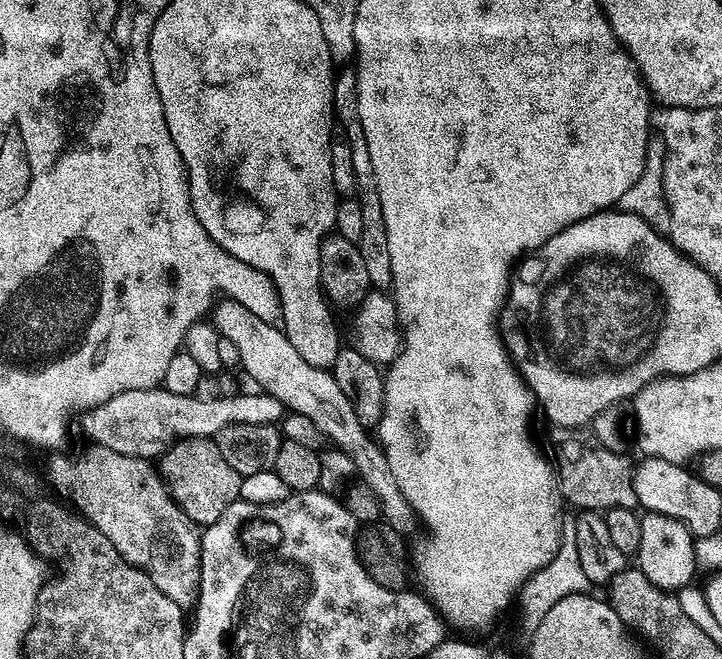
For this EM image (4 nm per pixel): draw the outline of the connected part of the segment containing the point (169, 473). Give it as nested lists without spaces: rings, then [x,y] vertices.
[[[190,436],[171,444],[159,457],[158,473],[168,495],[189,520],[197,526],[218,522],[222,514],[236,500],[240,499],[240,477],[222,458],[215,439],[207,436]]]

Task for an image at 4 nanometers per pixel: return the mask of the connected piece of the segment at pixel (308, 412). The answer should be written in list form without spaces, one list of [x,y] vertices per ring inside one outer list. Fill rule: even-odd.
[[[245,308],[229,309],[215,309],[212,320],[219,335],[233,342],[235,357],[238,356],[245,372],[258,382],[261,391],[278,398],[278,402],[282,402],[289,413],[297,412],[298,415],[305,416],[309,425],[320,430],[333,445],[338,446],[339,451],[346,453],[352,459],[355,475],[364,479],[361,480],[363,487],[369,488],[380,499],[383,523],[405,538],[411,537],[416,524],[418,526],[416,511],[412,509],[402,490],[398,490],[398,482],[394,482],[394,474],[390,470],[384,449],[373,437],[372,440],[368,437],[371,436],[369,429],[358,422],[358,414],[354,414],[350,398],[342,394],[331,371],[306,362],[294,346],[290,345],[280,328],[254,317]]]

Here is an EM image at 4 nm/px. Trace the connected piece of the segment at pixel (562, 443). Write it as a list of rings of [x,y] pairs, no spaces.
[[[561,431],[556,440],[554,471],[558,477],[561,497],[568,500],[577,510],[607,510],[626,507],[635,509],[638,494],[634,488],[634,464],[628,456],[619,456],[595,443],[583,444],[575,440],[573,433]]]

